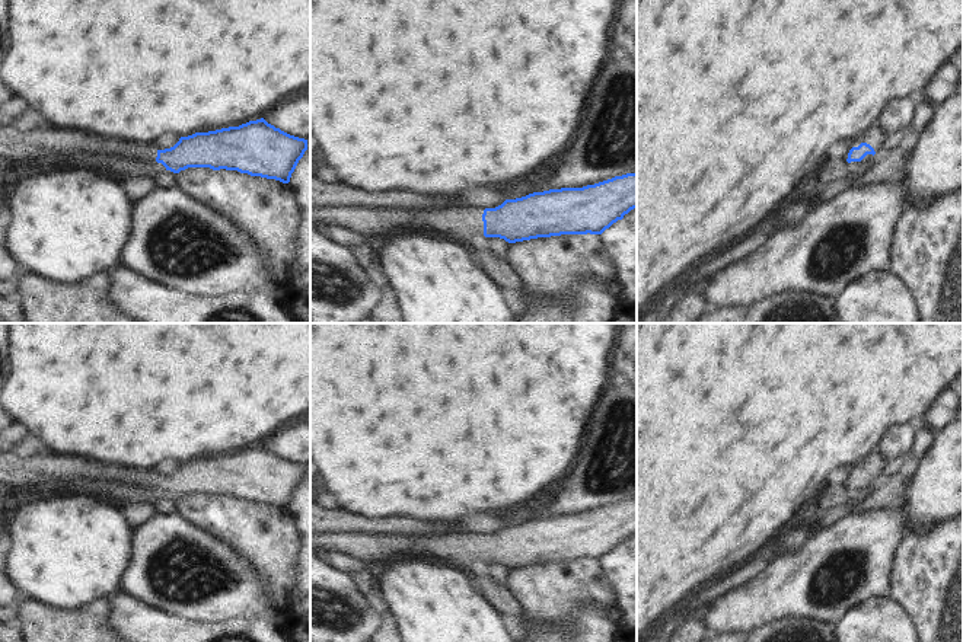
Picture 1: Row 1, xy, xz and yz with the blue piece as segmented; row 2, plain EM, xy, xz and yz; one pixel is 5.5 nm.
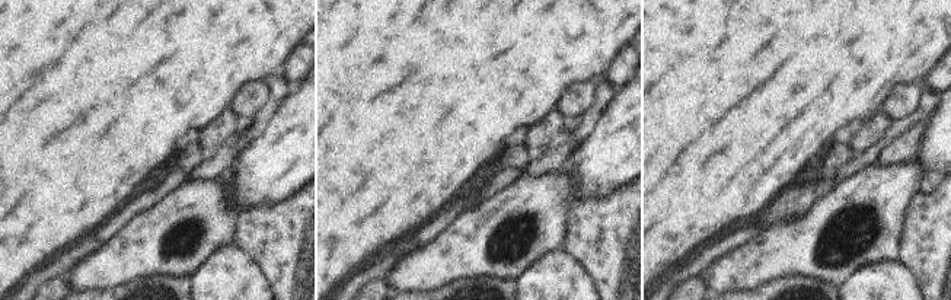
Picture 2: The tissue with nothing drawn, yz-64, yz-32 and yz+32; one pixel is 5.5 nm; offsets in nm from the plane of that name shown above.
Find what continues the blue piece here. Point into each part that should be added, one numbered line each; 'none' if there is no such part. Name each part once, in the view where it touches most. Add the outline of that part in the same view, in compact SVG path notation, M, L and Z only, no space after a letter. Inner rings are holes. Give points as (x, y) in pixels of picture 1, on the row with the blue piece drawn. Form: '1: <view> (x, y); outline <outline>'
1: yz (874, 137); outline M874 127L870 132L862 134L858 138L855 138L852 147L858 147L861 143L867 143L867 144L870 144L874 148L874 151L877 154L877 150L881 146L881 140L883 140L883 134L880 132L880 130L877 127ZM867 154L861 162L865 163L874 156L873 154Z

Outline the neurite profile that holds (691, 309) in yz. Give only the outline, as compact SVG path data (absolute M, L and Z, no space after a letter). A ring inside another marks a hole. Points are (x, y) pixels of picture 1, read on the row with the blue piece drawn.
M691 294L675 307L669 323L699 323L711 309L705 296Z

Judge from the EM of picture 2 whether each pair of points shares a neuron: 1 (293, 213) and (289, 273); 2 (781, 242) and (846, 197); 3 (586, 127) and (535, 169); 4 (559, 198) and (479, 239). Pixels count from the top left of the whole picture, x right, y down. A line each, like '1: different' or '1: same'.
1: same
2: same
3: same
4: same

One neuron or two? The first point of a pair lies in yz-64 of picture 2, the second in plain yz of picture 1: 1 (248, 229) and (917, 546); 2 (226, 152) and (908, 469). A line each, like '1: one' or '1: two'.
1: one
2: one

